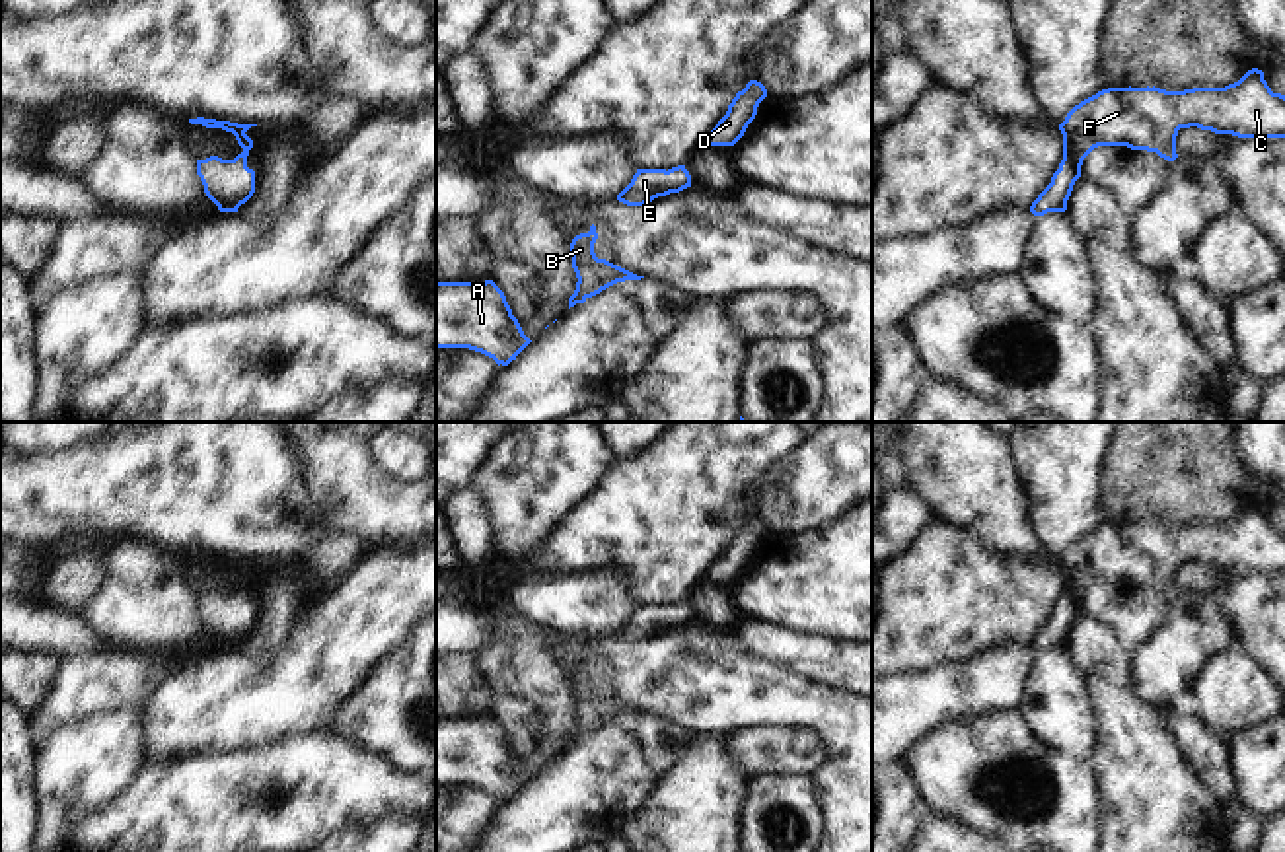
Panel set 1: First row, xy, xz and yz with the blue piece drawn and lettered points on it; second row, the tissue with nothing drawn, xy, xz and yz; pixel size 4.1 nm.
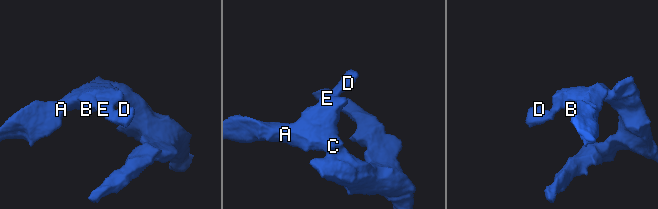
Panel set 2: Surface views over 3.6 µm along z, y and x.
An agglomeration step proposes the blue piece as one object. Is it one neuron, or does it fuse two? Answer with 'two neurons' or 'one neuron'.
one neuron

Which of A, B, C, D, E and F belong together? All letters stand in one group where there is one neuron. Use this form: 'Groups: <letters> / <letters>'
Groups: A B C D E F

